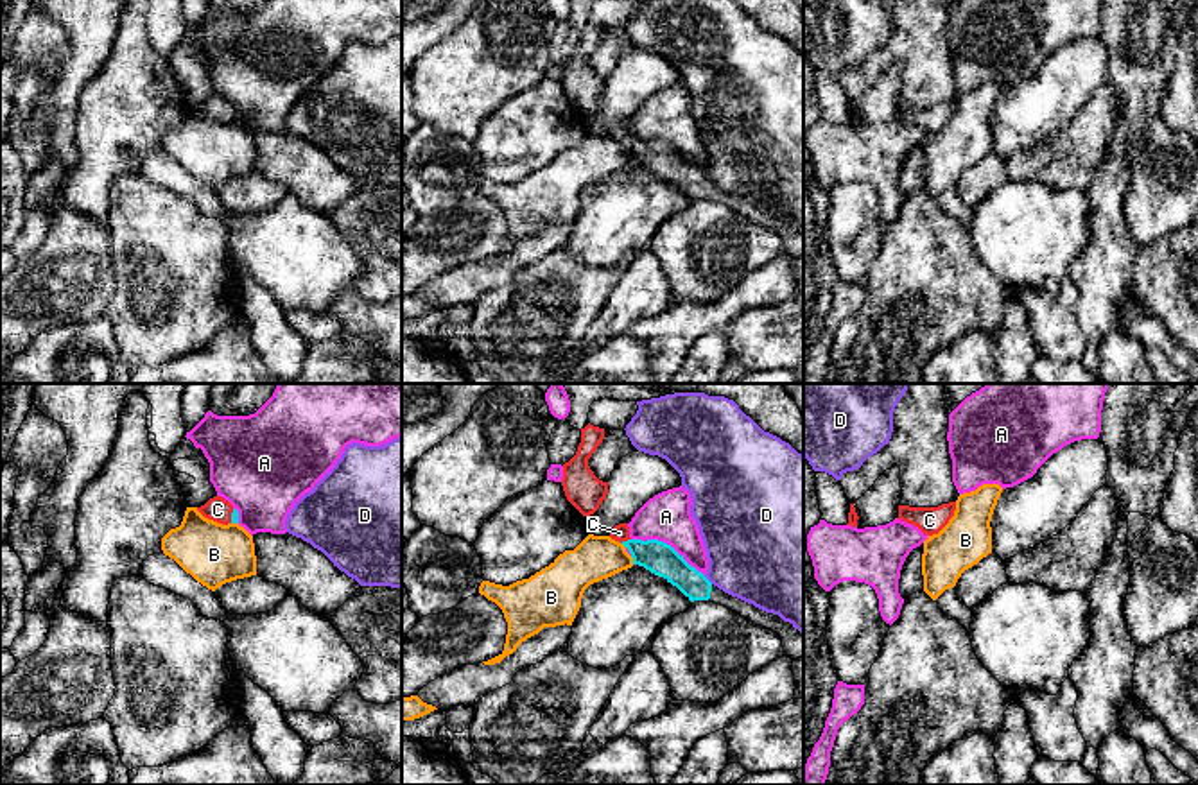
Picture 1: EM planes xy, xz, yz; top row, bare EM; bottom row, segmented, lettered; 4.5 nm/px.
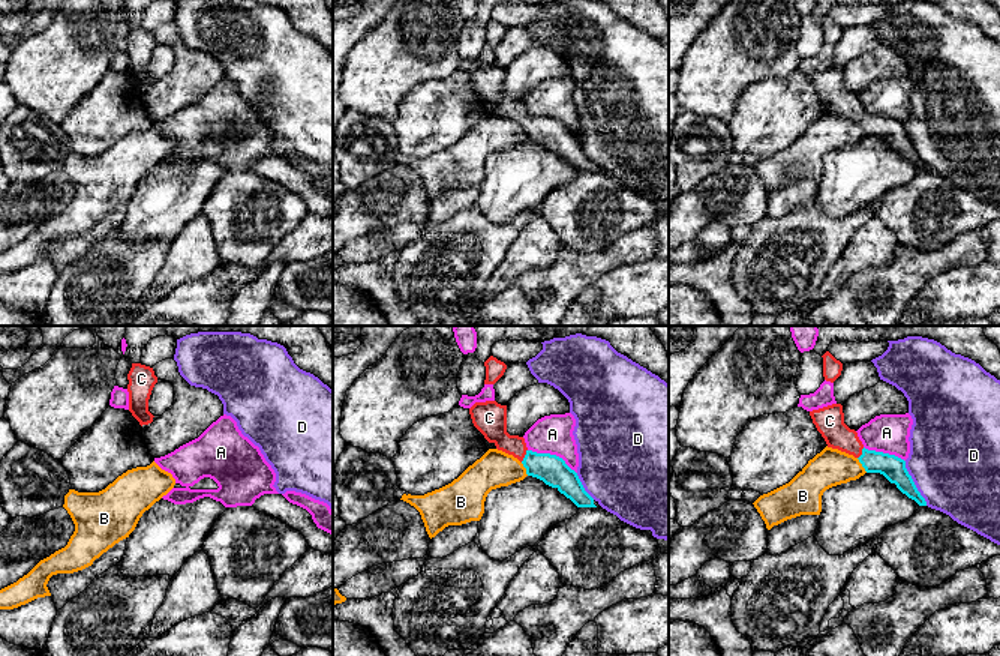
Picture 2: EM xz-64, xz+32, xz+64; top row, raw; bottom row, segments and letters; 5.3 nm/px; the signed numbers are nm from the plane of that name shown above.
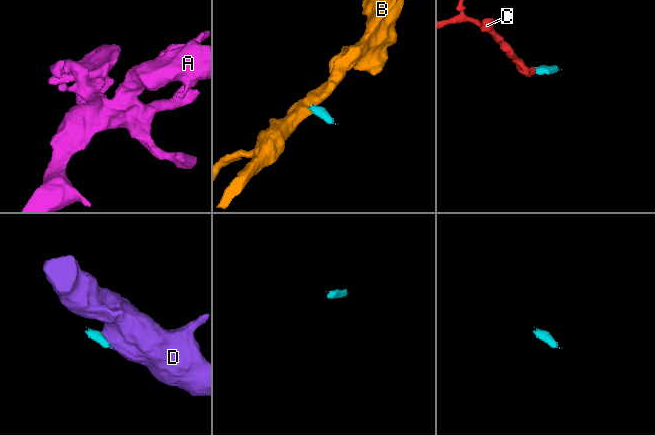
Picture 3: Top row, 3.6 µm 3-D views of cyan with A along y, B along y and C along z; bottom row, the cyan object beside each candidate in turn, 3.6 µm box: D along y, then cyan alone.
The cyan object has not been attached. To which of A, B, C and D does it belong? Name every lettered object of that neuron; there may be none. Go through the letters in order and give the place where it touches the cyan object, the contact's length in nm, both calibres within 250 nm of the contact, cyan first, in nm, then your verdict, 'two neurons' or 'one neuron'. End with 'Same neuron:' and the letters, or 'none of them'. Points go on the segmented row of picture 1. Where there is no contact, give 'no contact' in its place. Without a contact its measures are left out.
A: meets cyan in xz at (666, 543); contact 360 nm long; 150 nm thick on the cyan side, 220 nm on the other; two neurons
B: meets cyan in xz at (633, 560); contact 40 nm long; 150 nm thick on the cyan side, 200 nm on the other; two neurons
C: meets cyan in xz at (625, 542); contact 50 nm long; 150 nm thick on the cyan side, 80 nm on the other; one neuron
D: meets cyan in xz at (707, 579); contact 60 nm long; 150 nm thick on the cyan side, 440 nm on the other; two neurons
Same neuron: C

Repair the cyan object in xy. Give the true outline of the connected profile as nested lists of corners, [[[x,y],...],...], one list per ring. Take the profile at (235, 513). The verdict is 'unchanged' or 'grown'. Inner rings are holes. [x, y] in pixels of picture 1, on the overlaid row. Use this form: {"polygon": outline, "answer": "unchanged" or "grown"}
{"polygon": [[[222,496],[210,498],[204,505],[197,507],[197,511],[217,523],[239,523],[239,511]]], "answer": "grown"}

